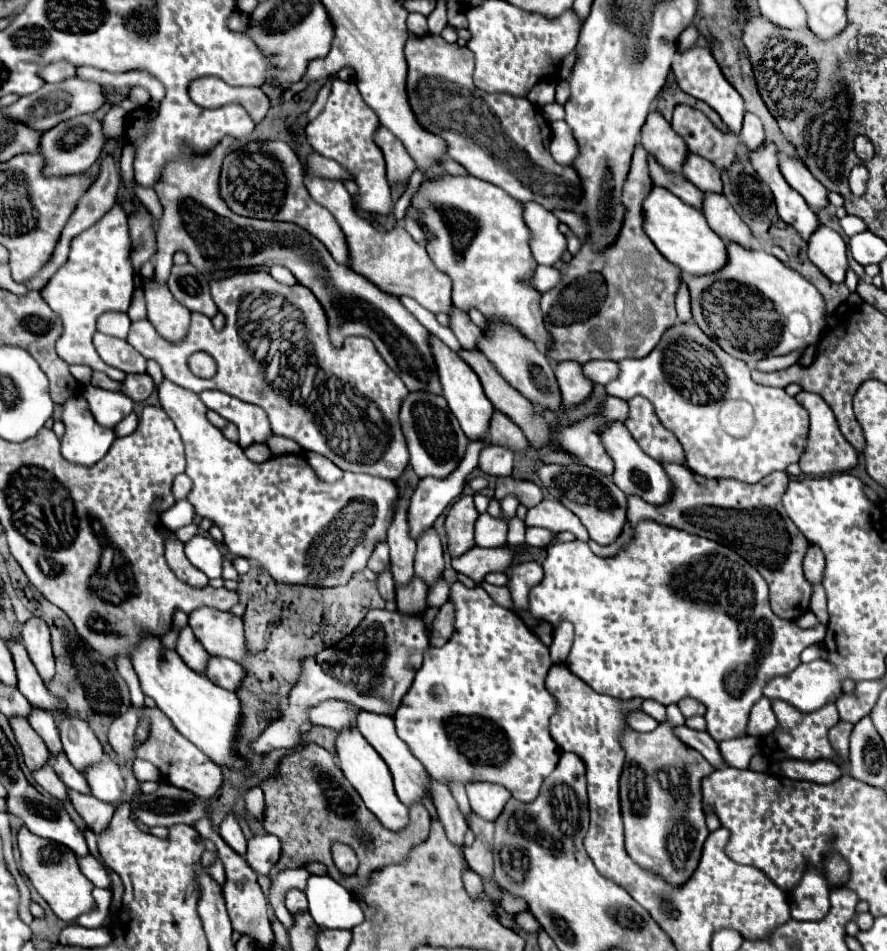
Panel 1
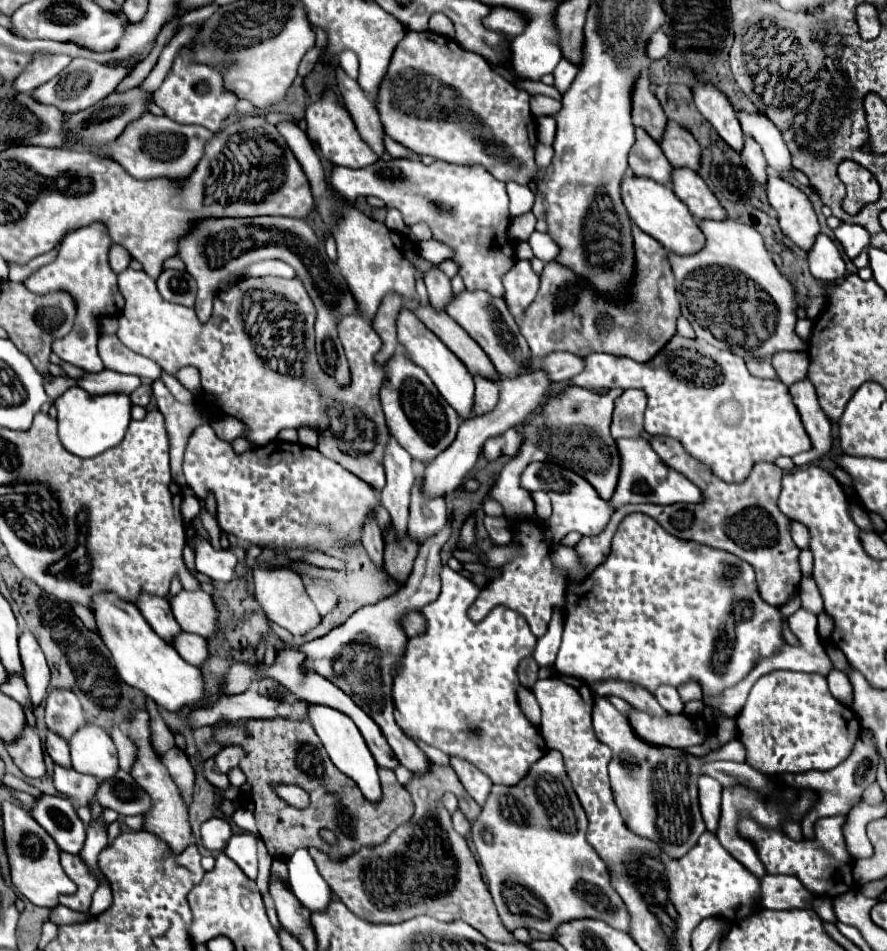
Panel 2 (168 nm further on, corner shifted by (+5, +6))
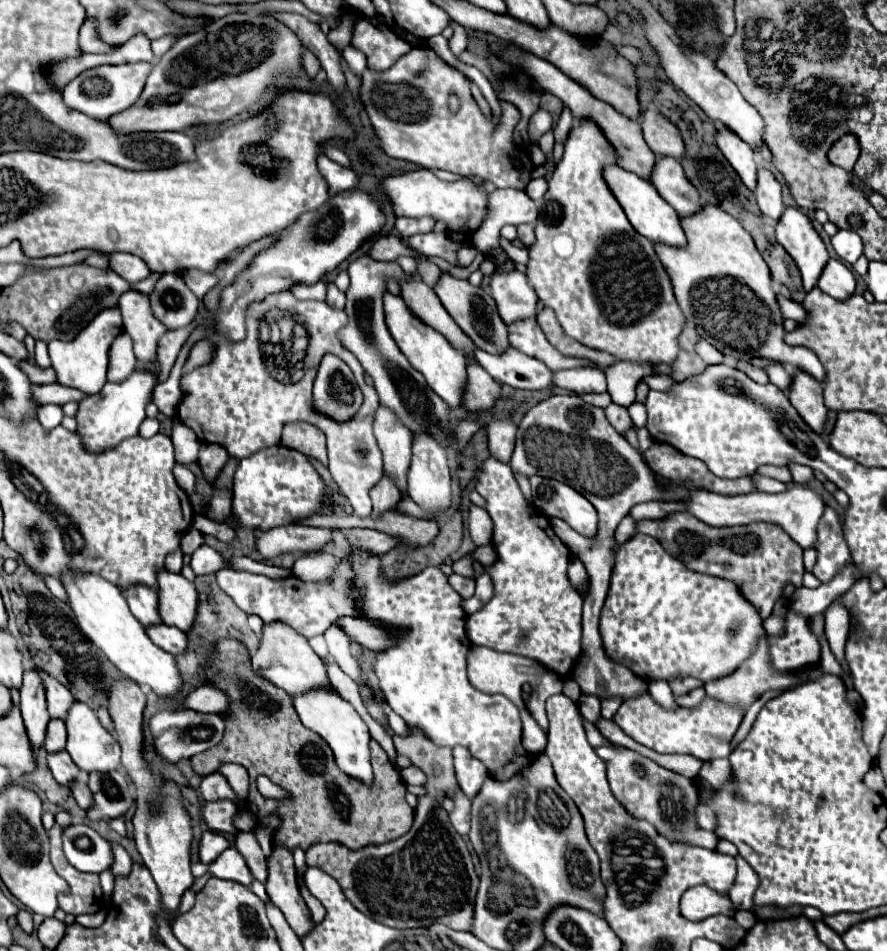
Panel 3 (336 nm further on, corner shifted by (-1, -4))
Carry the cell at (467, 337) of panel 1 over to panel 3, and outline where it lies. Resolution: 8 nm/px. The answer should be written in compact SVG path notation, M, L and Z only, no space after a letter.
M414 255L416 257L416 261L420 263L420 267L418 267L418 271L420 271L420 277L422 277L422 281L428 285L428 287L436 287L436 283L440 281L440 277L442 277L442 269L436 265L436 263L432 263L432 261L428 261L428 259L424 259L424 257L418 257L418 255Z

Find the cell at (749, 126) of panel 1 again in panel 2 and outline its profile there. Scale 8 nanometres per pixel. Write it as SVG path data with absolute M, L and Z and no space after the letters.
M746 139L744 143L744 149L742 149L742 165L750 171L752 179L758 183L758 185L766 185L768 181L768 163L762 155L762 149L758 147L758 143L754 139Z

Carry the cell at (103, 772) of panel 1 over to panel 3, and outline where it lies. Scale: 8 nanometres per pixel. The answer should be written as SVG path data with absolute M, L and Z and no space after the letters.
M78 703L72 705L72 709L68 711L66 717L66 727L68 727L68 743L66 743L66 751L70 753L72 761L86 773L110 773L120 765L120 745L116 743L116 739L100 725L96 713L92 709L88 709L88 705Z

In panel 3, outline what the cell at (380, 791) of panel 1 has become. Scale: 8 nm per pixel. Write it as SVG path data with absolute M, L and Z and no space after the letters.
M310 693L304 697L294 697L292 701L296 707L296 713L300 715L300 721L308 729L318 733L330 745L336 765L350 777L360 779L366 785L372 785L374 773L372 773L372 765L370 765L370 747L368 747L370 733L368 733L366 723L356 713L356 709L336 693Z

